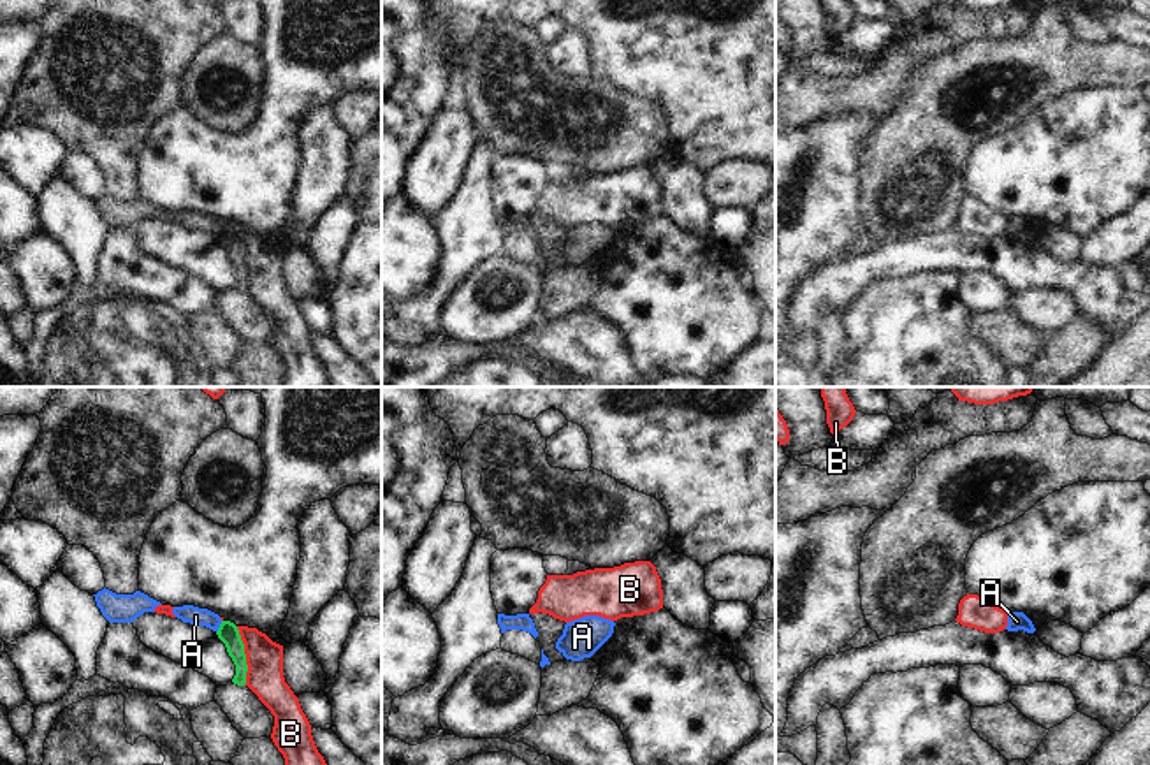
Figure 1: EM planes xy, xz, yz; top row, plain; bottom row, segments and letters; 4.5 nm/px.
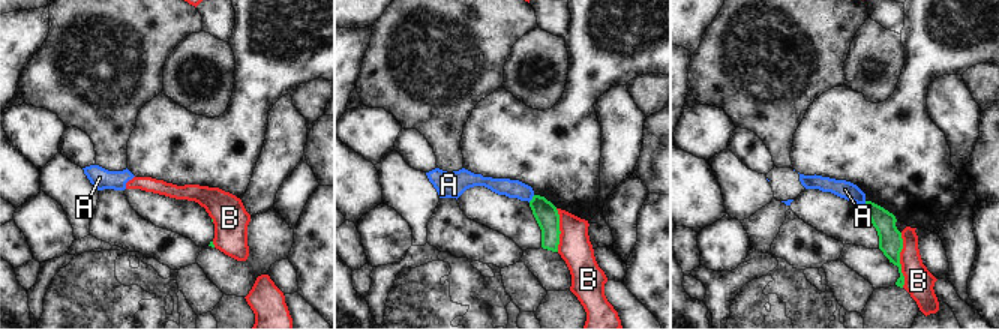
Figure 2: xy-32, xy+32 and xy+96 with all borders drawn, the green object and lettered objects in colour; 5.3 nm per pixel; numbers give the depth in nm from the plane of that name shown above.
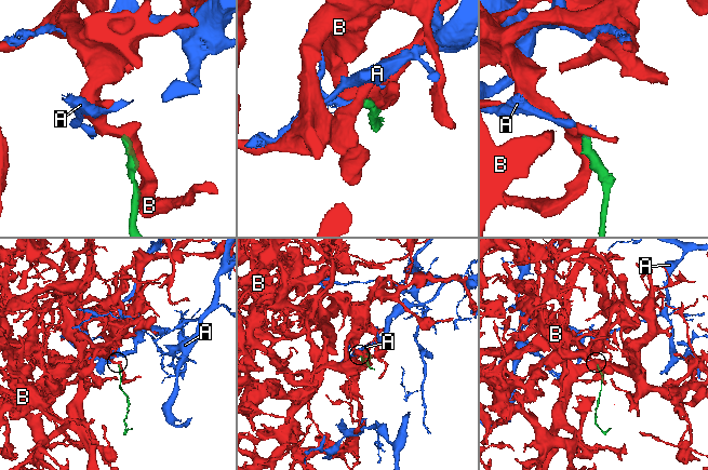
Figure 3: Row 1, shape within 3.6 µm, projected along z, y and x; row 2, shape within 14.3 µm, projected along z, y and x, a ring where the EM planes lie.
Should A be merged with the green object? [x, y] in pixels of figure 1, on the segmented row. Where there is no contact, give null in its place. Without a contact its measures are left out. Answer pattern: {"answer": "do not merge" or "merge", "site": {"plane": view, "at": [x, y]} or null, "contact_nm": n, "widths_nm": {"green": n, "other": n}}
{"answer": "do not merge", "site": {"plane": "xy", "at": [220, 626]}, "contact_nm": 60, "widths_nm": {"green": 90, "other": 90}}

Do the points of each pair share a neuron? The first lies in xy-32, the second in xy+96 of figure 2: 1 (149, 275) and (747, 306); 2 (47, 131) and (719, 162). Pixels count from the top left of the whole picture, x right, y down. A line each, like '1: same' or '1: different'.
1: same
2: different

